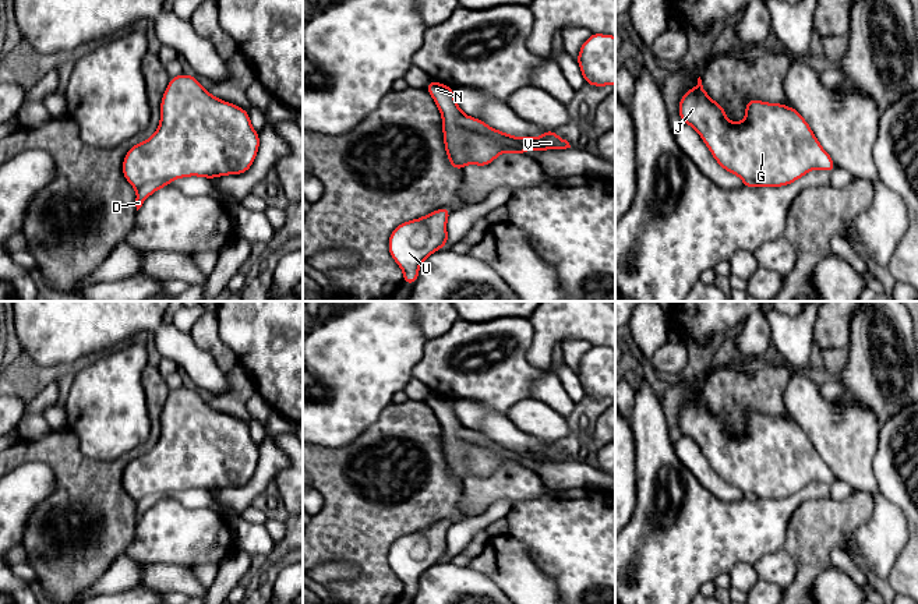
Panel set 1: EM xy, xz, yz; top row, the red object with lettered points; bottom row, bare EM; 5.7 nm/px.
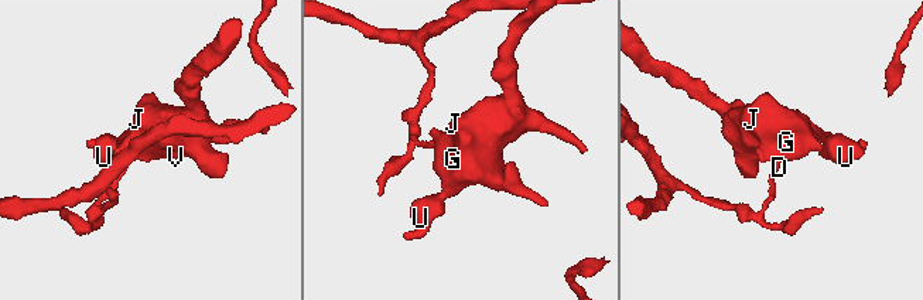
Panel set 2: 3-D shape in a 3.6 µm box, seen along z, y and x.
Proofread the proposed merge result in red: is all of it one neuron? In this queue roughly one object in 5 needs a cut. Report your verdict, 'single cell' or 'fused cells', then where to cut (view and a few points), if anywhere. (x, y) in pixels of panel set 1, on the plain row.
fused cells | xz (459, 433), (468, 440), (493, 442)

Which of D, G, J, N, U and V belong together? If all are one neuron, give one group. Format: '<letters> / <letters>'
D / G J N U V

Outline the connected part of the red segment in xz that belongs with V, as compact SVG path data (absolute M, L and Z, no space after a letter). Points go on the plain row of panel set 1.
M432 392L426 398L442 428L442 444L445 465L453 481L463 483L467 476L487 478L495 473L501 465L516 465L526 467L527 462L566 462L569 455L559 451L554 442L545 442L539 449L512 449L504 444L479 444L460 437L466 428L458 418L453 400Z

